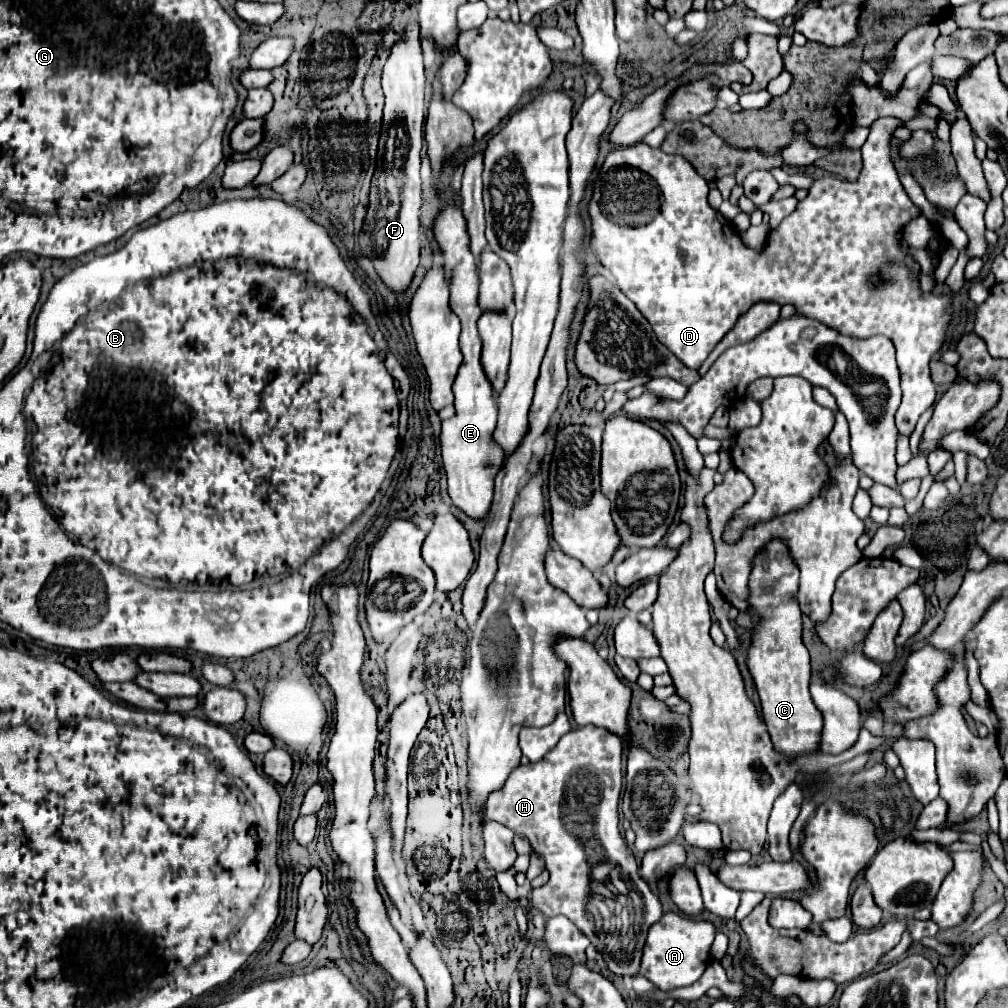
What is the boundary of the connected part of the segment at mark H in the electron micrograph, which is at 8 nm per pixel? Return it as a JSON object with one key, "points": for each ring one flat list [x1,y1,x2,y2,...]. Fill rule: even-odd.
{"points":[[580,727,566,733,558,745,538,763,518,765,502,789,492,791,486,801,486,817,494,819,516,835,524,835,532,849,544,857,550,881,532,889,532,905,544,917,566,915,600,949,614,975,638,975,646,933,662,917,662,905,638,873,636,859,618,827,618,801,622,787,620,759,622,741,600,727],[608,861,620,867,638,889,644,909,634,919,620,919,616,927,592,925,586,905,592,883,592,863]]}

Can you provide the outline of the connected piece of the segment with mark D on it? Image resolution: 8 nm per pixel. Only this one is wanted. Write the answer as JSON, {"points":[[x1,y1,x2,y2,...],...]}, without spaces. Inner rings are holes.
{"points":[[638,143,636,147,628,147,628,149,620,149,620,151,612,151,606,157,604,163,606,169,606,177,602,177,602,183,596,183,594,189,594,197,590,201,590,217,592,217,592,247,596,249,600,263,612,271,612,275,618,279,618,287,620,291,630,297,632,303,636,303,636,307,640,309,640,313,648,319,648,323,652,325,658,341,662,345,666,345,684,365,688,365,690,369,698,369,704,359,710,355,710,351,720,343,720,339,728,333,728,329,732,329,732,325,736,325,738,317,744,315,754,303,760,301,772,301,778,305,794,305,796,311,808,319,816,319,822,325,828,325,830,329,836,329,838,333,844,333,848,337,856,337,856,339,868,339,874,335,884,335,888,337,894,347,896,347,896,361,898,361,898,369,900,369,900,377,902,377,902,403,900,409,896,413,896,427,902,435,910,437,910,433,916,427,918,417,934,403,936,399,936,389,934,389,934,381,930,377,930,359,934,353,938,353,946,341,946,329,952,321,952,299,946,295,932,295,932,293,922,293,920,291,920,267,918,263,912,259,912,255,904,249,904,227,922,215,922,211,910,201,910,197,906,195,904,189,900,189,900,181,892,181,892,183,878,183,878,181,844,181,838,179,834,175,824,175,820,179,814,181,814,185,808,191,808,197,804,201,800,201,798,209,784,219,776,229,770,231,764,247,760,251,750,249,748,245,744,245,744,241,740,239,736,225,730,223,730,233,728,233,728,219,712,209,708,205,708,181,704,181,704,177,700,177,692,165,688,161,684,161,684,157,672,157,668,153,664,153,662,149,652,149,646,143],[638,167,648,167,648,173,640,171]]}

